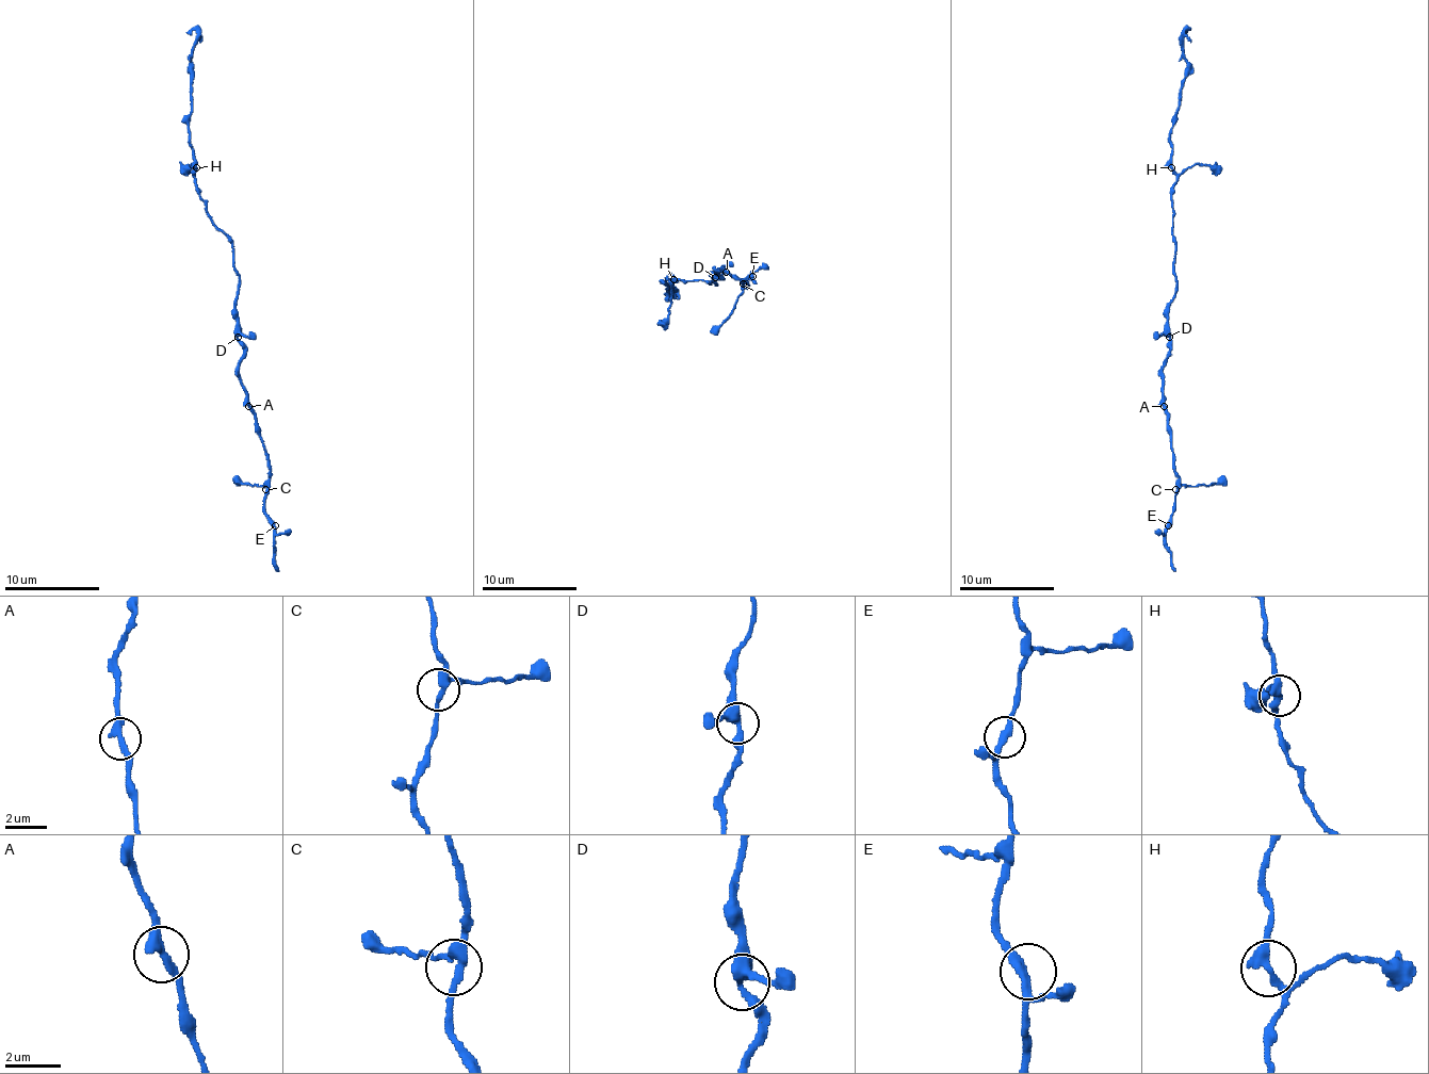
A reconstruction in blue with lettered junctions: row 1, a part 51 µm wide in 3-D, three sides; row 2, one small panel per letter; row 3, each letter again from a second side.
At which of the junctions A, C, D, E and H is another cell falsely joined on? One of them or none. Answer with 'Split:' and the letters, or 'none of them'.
Split: none of them

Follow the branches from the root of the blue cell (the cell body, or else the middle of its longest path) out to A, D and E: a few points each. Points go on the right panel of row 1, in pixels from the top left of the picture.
A: (1173, 296), (1168, 306), (1168, 358), (1162, 371), (1164, 406)
D: (1173, 296), (1168, 306), (1168, 337)
E: (1173, 296), (1168, 306), (1168, 358), (1162, 371), (1162, 404), (1168, 420), (1175, 470), (1175, 508), (1168, 525)

